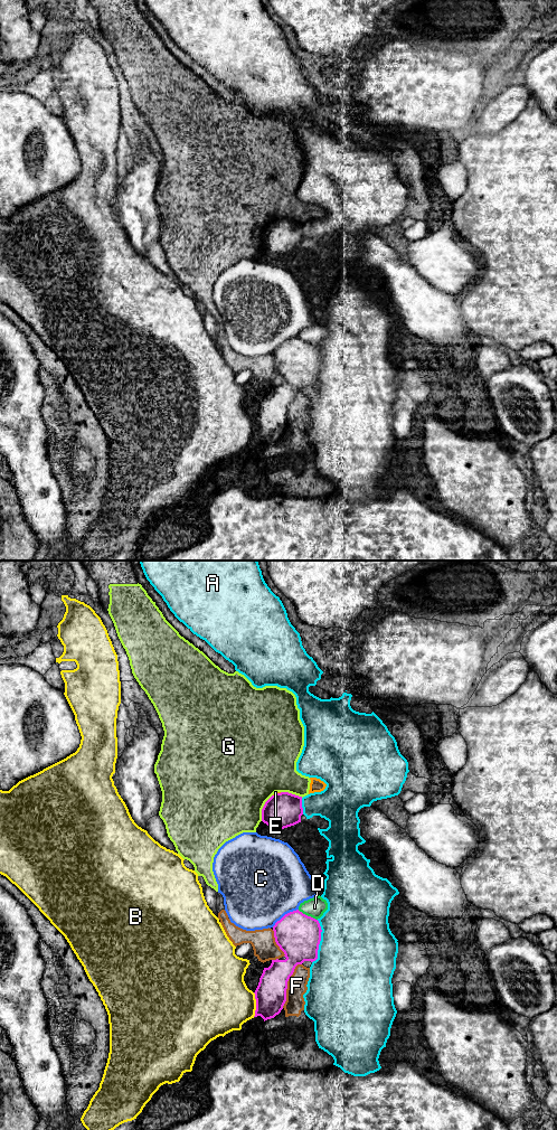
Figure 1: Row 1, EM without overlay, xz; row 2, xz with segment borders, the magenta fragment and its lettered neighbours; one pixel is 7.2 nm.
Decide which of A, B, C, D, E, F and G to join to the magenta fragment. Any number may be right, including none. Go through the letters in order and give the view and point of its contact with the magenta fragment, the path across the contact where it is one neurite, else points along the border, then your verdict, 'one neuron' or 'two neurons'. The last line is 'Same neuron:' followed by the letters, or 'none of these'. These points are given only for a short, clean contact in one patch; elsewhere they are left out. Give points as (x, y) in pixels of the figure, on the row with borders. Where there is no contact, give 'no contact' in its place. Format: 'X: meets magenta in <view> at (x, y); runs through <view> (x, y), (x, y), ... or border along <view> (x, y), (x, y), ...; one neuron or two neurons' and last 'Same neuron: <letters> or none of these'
A: meets magenta in xz at (320, 940); two neurons
B: meets magenta in xz at (256, 1005); two neurons
C: meets magenta in xz at (285, 914); two neurons
D: meets magenta in xz at (307, 915); two neurons
E: meets magenta in xz at (276, 793); border along xz (281, 792), (276, 792), (273, 796); two neurons
F: meets magenta in xz at (286, 985); two neurons
G: meets magenta in xz at (263, 808); two neurons
Same neuron: none of these

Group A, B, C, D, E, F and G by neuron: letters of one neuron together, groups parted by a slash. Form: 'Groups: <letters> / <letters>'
Groups: A / B / C / D / E F G

